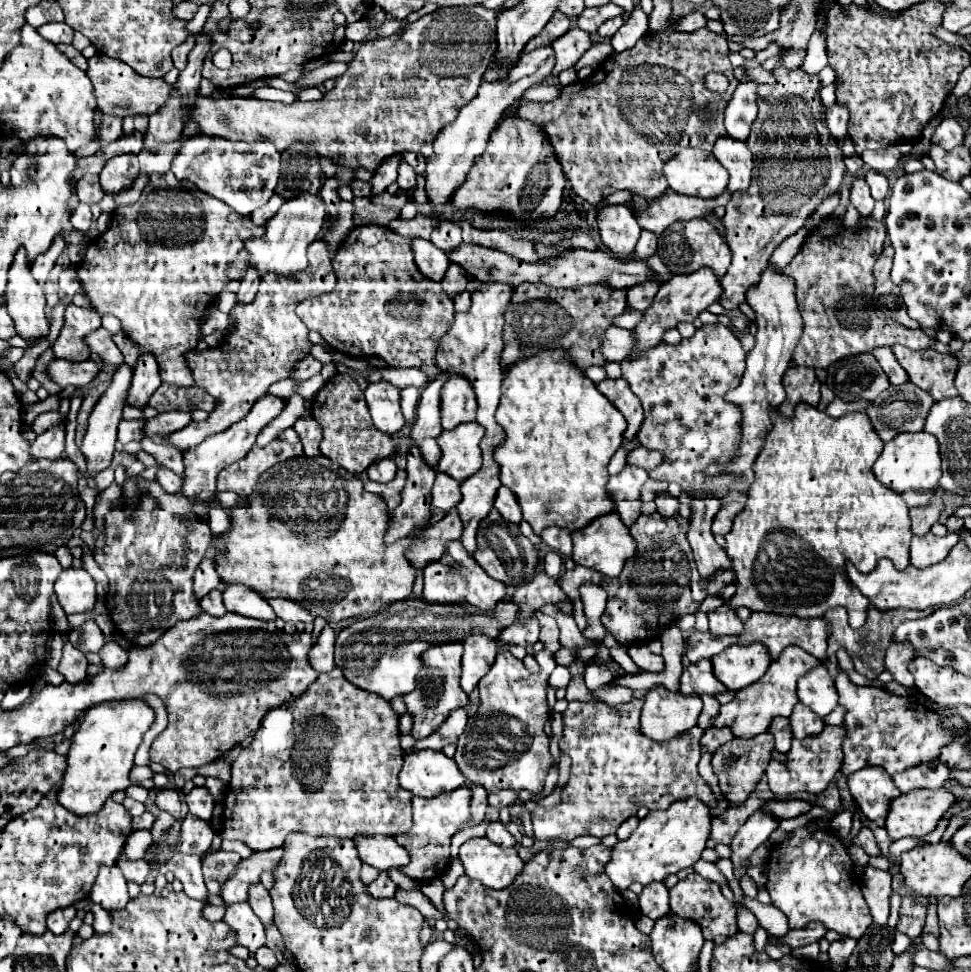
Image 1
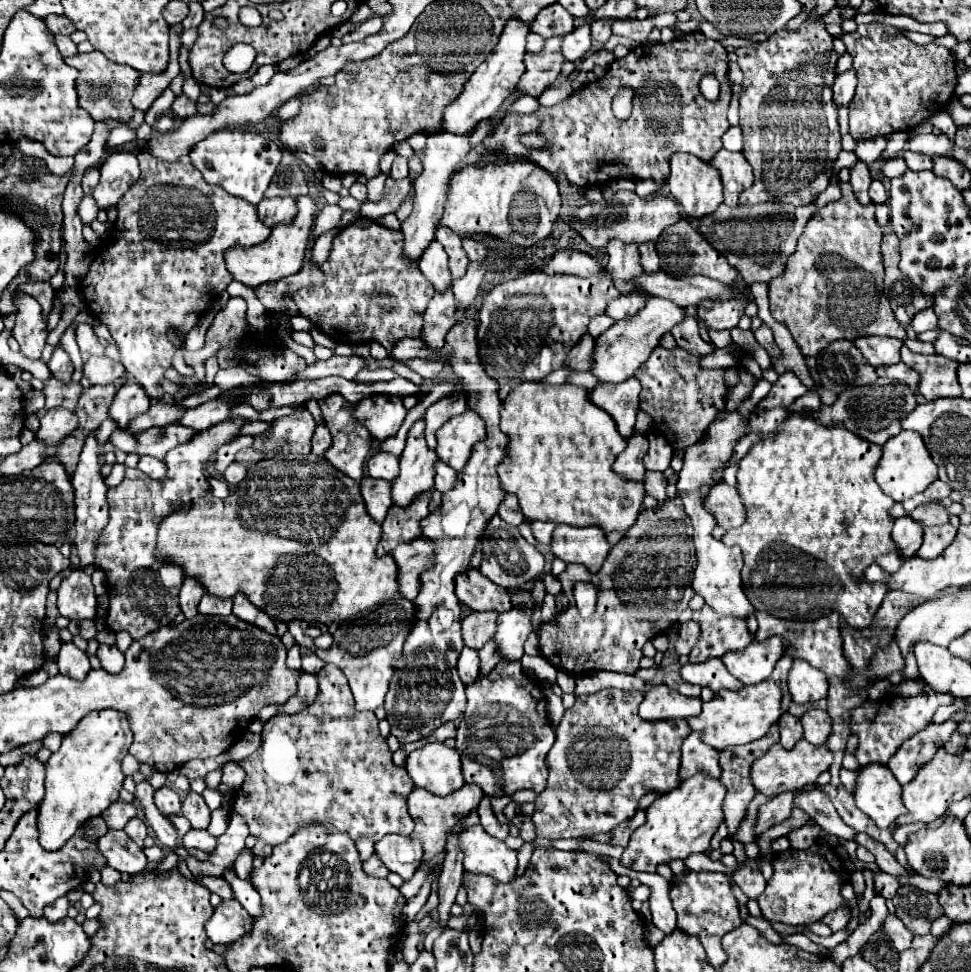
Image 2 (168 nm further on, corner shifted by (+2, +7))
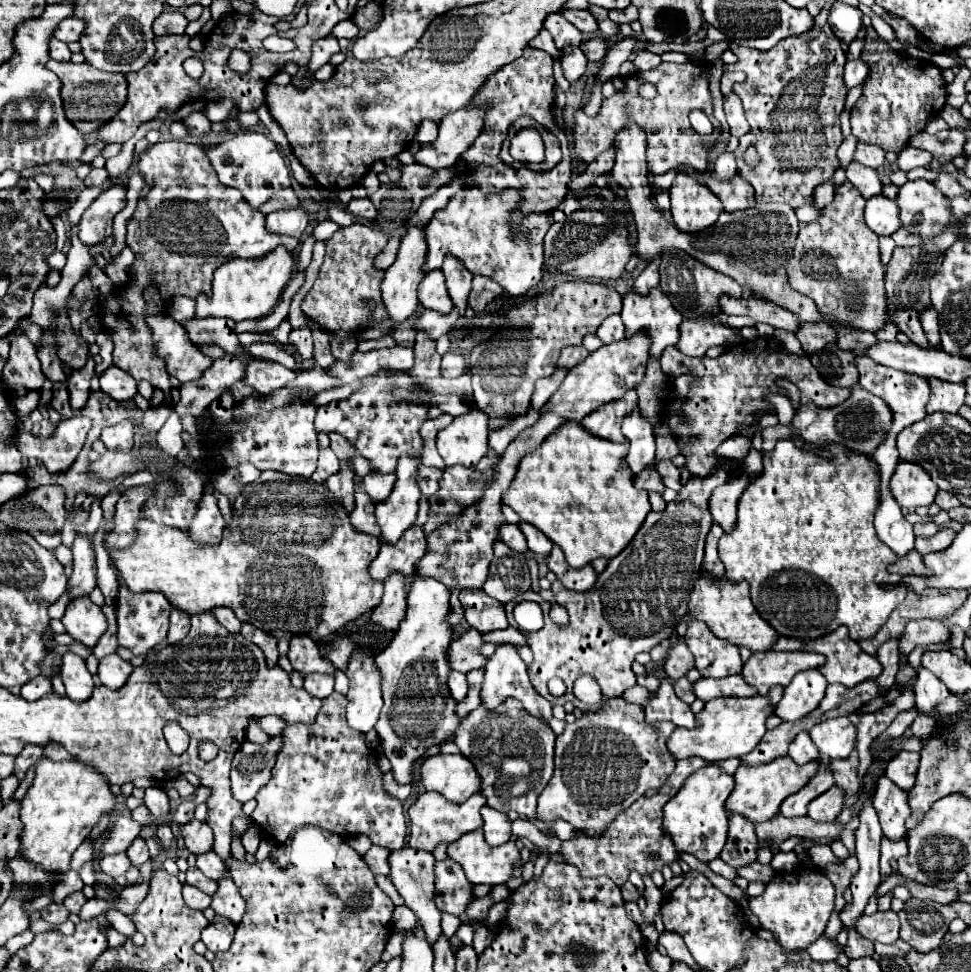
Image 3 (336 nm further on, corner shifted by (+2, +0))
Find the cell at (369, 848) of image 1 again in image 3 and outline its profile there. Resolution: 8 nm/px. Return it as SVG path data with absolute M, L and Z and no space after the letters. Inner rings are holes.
M401 848L391 852L389 856L389 864L391 864L391 880L397 888L397 892L401 894L401 898L405 900L405 906L409 906L421 928L425 930L425 940L429 944L435 944L437 938L441 936L441 912L433 902L433 864L435 858L431 852L423 852L423 850L415 850L415 848Z

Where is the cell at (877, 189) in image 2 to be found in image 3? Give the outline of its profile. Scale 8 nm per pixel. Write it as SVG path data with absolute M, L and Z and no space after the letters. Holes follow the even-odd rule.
M873 196L865 206L865 222L877 236L891 236L901 228L897 202L885 196Z

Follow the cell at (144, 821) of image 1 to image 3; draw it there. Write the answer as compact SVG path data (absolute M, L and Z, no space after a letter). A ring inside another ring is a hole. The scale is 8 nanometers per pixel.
M137 838L131 846L129 846L129 850L127 850L127 854L129 854L129 860L131 860L131 864L135 866L135 868L139 868L141 864L145 864L151 856L149 856L149 850L147 850L147 846L145 846L145 840L143 838Z

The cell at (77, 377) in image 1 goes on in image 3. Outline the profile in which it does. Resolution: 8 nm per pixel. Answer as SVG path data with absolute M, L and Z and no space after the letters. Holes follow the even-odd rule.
M109 366L105 374L99 378L99 382L101 390L107 392L117 402L127 402L137 394L137 382L133 380L133 376L129 376L117 366Z

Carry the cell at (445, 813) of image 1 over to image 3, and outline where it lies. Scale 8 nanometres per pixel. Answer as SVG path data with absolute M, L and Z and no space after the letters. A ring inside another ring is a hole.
M425 792L417 798L417 802L409 808L409 818L411 818L411 836L409 836L409 846L417 850L427 850L431 852L437 844L451 844L465 832L473 832L481 828L483 820L479 810L485 806L485 796L475 794L467 802L453 804L445 800L439 792Z

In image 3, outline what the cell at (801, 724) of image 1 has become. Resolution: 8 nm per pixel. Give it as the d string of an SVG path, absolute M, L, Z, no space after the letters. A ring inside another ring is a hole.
M845 716L825 720L817 726L813 726L809 734L811 734L815 746L819 748L821 756L825 756L825 758L845 760L851 756L855 742L857 742L855 724Z

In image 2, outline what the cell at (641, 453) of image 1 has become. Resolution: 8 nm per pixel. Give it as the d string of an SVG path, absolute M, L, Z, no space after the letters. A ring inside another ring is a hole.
M649 435L649 451L643 457L643 465L649 471L665 471L671 463L673 449L663 435Z

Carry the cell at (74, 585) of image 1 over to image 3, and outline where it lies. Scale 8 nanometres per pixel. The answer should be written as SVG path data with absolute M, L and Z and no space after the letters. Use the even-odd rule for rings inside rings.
M89 598L73 600L67 606L67 612L61 622L65 624L67 634L87 648L95 648L95 644L107 630L105 614Z

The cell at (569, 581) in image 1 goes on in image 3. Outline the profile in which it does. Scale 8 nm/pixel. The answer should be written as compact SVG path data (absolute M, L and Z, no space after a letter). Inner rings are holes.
M717 470L707 478L689 478L679 496L667 504L663 516L649 512L641 530L635 534L631 544L613 560L609 560L605 572L597 578L591 592L573 592L567 588L551 588L555 602L565 606L569 612L569 626L559 628L549 618L551 604L543 600L533 590L518 594L504 608L509 625L517 630L513 609L522 601L537 602L545 614L545 626L535 632L521 634L527 638L527 646L533 652L533 662L529 664L529 676L535 690L551 702L547 692L547 682L551 678L561 678L571 692L573 682L589 674L593 676L601 690L603 700L619 698L627 688L635 686L635 674L631 664L635 654L649 652L659 642L671 638L681 616L687 614L689 592L693 590L693 580L701 574L705 536L713 524L707 502L711 492L729 480L727 470Z

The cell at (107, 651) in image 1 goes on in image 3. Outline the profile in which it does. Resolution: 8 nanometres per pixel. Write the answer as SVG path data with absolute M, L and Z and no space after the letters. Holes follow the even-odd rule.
M109 654L109 656L101 658L101 662L99 662L99 678L101 678L103 686L107 686L111 690L121 688L127 682L127 678L131 676L131 672L133 672L131 662L119 658L117 654Z

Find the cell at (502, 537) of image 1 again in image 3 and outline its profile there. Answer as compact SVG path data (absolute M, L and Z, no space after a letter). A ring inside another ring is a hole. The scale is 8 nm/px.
M505 544L495 548L495 558L489 568L489 578L483 586L485 594L501 604L511 602L517 594L531 590L531 576L525 556L509 552Z

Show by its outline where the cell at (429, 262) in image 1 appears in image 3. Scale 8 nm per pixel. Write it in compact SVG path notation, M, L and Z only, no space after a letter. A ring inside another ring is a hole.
M441 270L429 272L419 284L419 302L427 310L435 310L439 314L449 314L453 310L453 302L445 288L445 278Z

